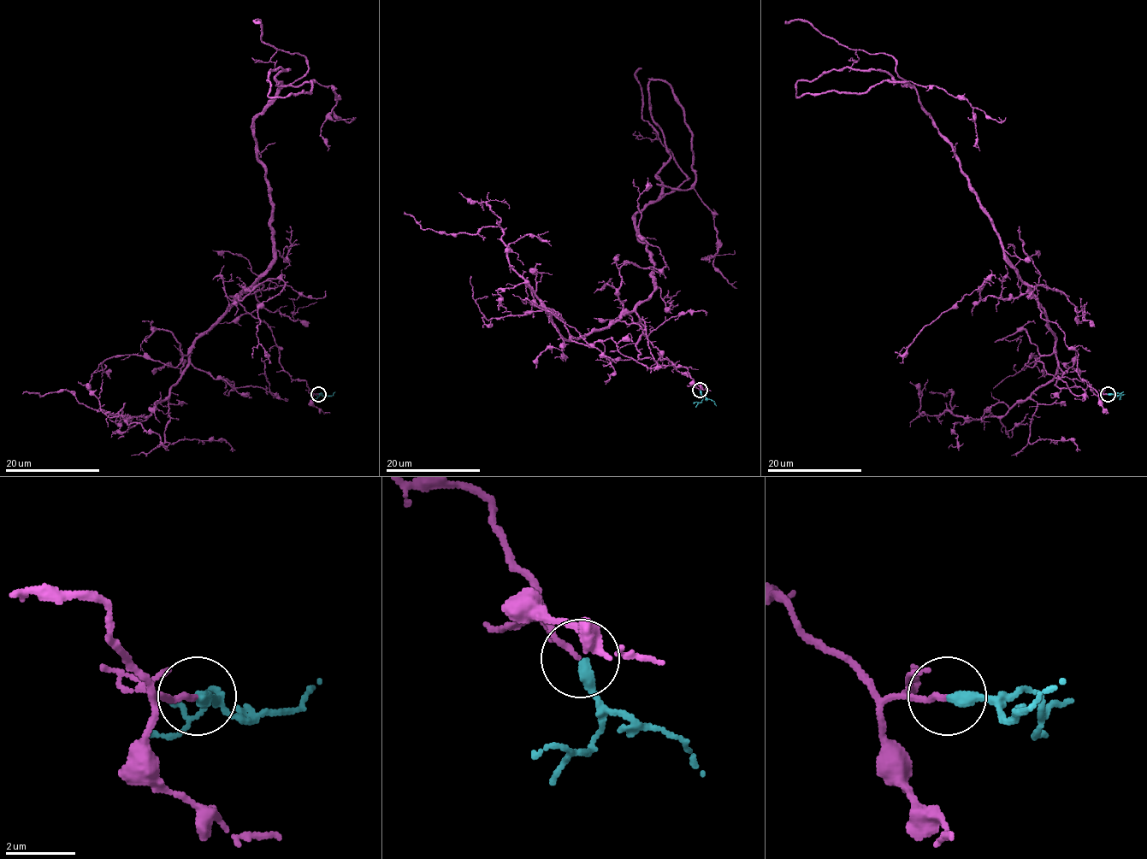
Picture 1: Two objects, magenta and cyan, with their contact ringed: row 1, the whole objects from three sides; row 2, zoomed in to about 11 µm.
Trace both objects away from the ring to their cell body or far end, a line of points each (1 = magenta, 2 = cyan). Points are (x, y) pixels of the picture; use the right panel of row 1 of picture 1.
1: (1107, 393), (1080, 377), (1078, 352), (1041, 317), (956, 153), (895, 61), (848, 49), (800, 20), (784, 23)
2: (1107, 393), (1119, 396), (1124, 391)

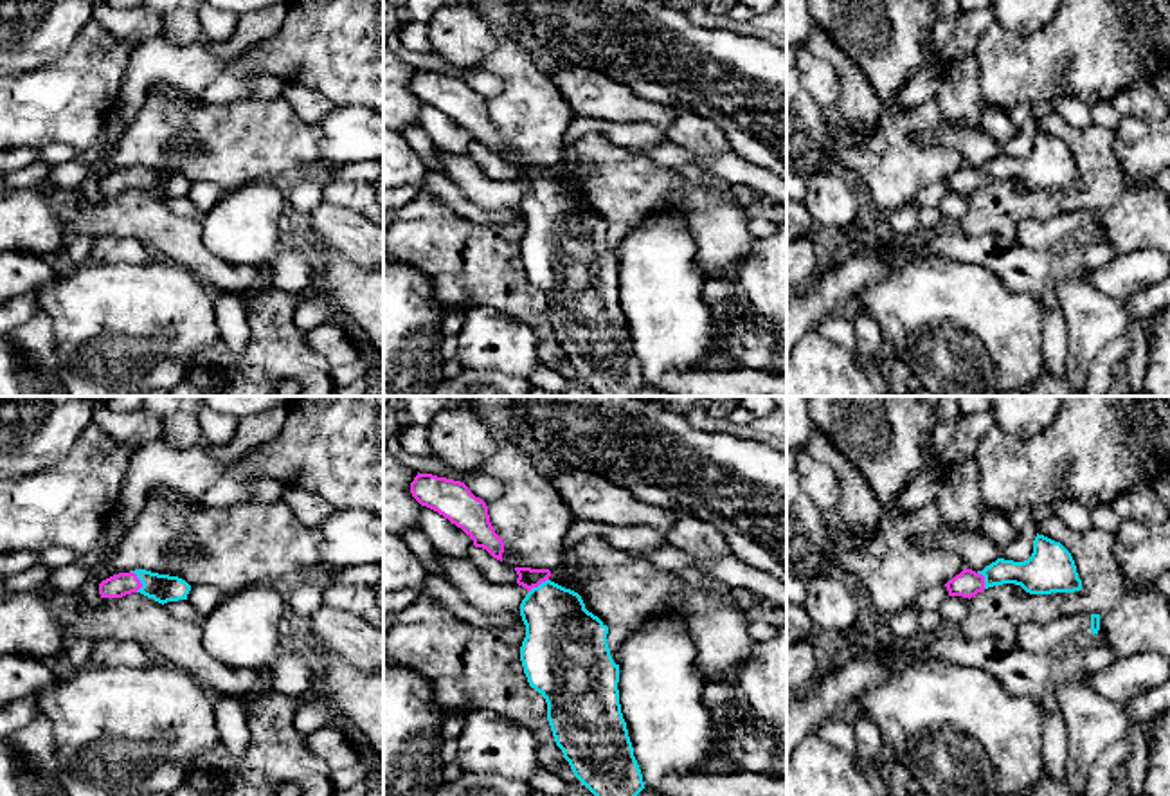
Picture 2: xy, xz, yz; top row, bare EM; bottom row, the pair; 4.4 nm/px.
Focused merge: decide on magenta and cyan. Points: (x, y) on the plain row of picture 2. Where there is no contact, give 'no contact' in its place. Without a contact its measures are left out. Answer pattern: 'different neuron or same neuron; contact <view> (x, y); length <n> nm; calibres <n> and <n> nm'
same neuron; contact xy (139, 177); length 100 nm; calibres 110 and 130 nm

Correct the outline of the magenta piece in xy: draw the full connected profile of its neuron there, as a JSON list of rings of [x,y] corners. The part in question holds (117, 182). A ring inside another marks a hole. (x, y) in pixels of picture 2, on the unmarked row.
[[[146,166],[113,171],[99,180],[101,194],[122,194],[140,189],[158,200],[187,196],[191,182],[169,171],[158,171]]]

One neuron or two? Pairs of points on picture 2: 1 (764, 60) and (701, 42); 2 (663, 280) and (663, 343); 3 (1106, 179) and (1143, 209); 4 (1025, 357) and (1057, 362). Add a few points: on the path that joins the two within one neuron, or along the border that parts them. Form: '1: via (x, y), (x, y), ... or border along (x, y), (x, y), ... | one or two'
1: via (747, 60), (717, 58) | one
2: via (663, 296), (663, 326) | one
3: border along (1127, 191), (1098, 209) | two
4: border along (1044, 317), (1043, 359), (1046, 368) | two

